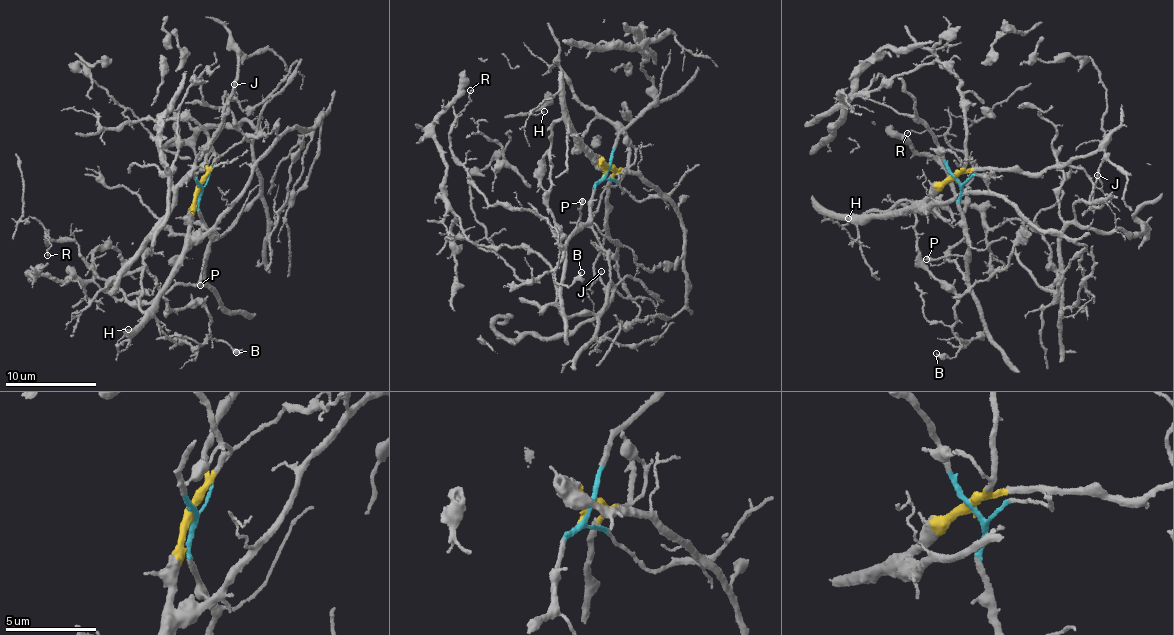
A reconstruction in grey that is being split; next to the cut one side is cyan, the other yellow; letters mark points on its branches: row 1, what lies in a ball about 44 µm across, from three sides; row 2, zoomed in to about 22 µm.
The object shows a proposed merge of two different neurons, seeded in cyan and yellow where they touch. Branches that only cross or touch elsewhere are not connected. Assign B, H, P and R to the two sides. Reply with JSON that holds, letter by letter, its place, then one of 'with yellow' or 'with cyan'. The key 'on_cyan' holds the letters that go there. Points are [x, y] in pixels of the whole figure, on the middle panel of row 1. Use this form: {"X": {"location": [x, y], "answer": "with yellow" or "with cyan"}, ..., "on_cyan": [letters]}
{"B": {"location": [581, 272], "answer": "with yellow"}, "H": {"location": [544, 111], "answer": "with yellow"}, "P": {"location": [582, 201], "answer": "with cyan"}, "R": {"location": [470, 90], "answer": "with cyan"}, "on_cyan": ["P", "R"]}

